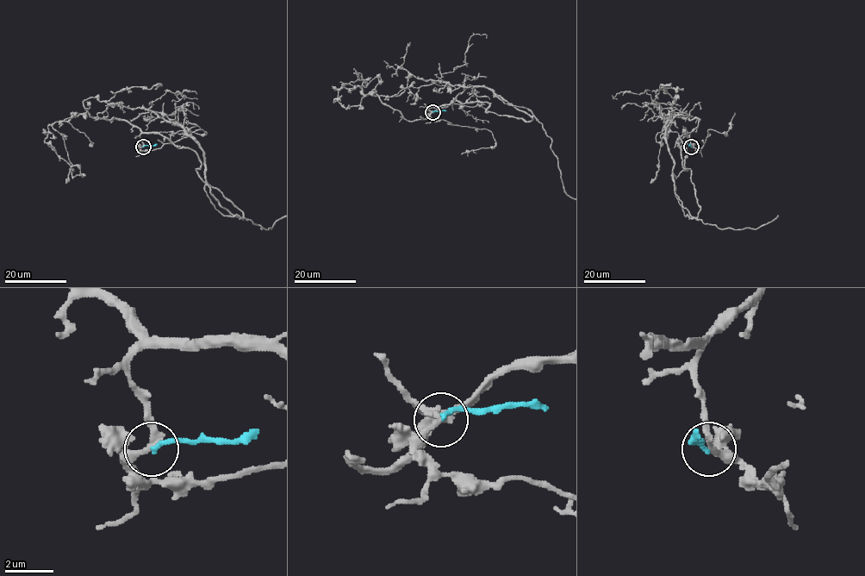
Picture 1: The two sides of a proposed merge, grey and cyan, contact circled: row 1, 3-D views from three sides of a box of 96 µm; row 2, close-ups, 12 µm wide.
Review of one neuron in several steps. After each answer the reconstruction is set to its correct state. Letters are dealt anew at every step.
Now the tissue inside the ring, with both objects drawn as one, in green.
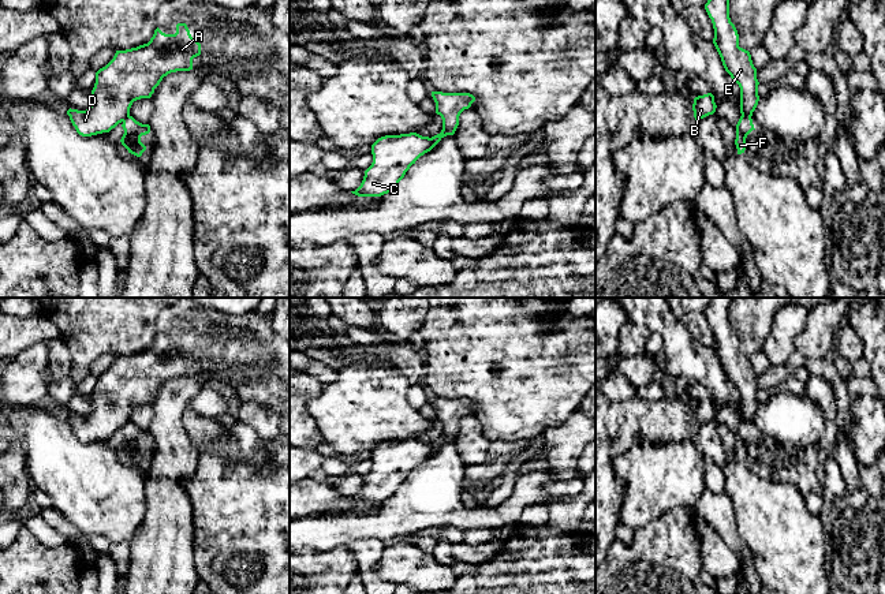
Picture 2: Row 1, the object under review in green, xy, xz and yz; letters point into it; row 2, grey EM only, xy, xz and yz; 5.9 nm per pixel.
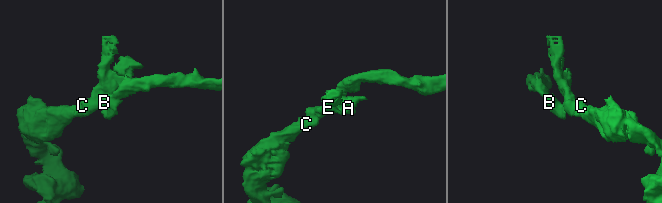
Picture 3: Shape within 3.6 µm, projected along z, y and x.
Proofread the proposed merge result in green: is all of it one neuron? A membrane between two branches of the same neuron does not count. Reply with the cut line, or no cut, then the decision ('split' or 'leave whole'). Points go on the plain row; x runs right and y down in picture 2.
cut yz (742, 421), (750, 425); split

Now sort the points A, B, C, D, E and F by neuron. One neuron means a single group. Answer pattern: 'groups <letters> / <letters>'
groups A C D E / B F

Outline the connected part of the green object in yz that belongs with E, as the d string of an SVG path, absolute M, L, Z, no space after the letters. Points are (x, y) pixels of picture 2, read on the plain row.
M712 298L705 315L713 329L713 350L722 371L740 393L740 419L751 425L759 407L759 388L750 358L739 352L739 340L729 324L731 302L732 298Z

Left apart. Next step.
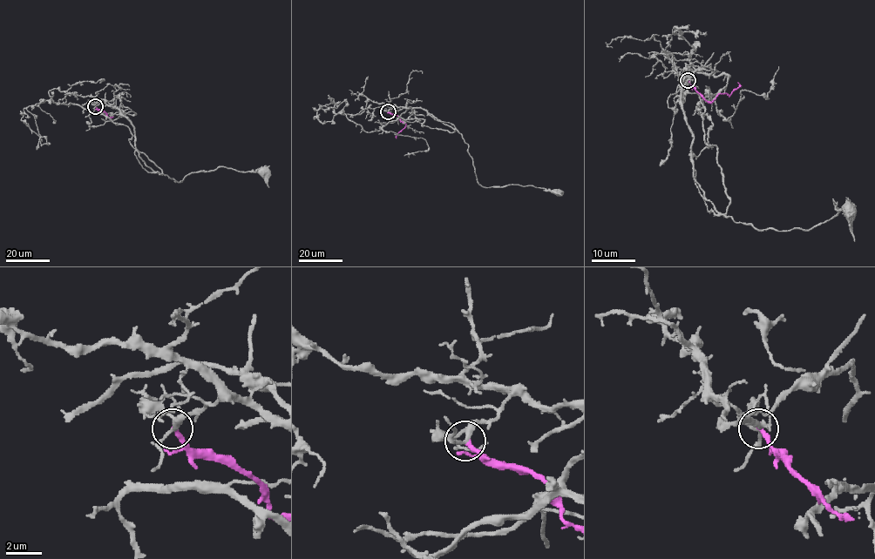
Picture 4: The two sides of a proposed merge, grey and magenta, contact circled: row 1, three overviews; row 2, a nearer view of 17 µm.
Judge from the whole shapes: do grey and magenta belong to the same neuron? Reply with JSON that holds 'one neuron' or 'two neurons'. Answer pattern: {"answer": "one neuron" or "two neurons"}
{"answer": "two neurons"}

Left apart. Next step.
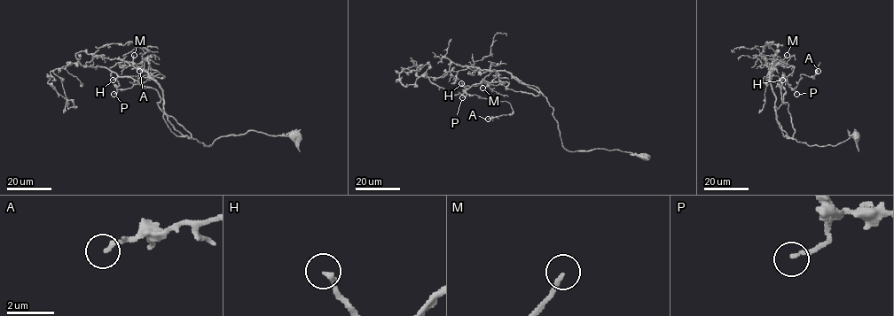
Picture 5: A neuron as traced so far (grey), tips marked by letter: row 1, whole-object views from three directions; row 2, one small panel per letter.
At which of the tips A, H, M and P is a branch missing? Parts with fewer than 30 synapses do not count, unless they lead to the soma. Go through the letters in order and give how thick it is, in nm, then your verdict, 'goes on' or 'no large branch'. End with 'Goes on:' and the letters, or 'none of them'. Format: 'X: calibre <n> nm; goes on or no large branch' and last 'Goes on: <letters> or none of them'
A: calibre 180 nm; no large branch
H: calibre 220 nm; goes on
M: calibre 190 nm; no large branch
P: calibre 140 nm; no large branch
Goes on: H

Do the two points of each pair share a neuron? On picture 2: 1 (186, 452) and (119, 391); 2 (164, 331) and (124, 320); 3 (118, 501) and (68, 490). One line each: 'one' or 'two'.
1: two
2: two
3: one

